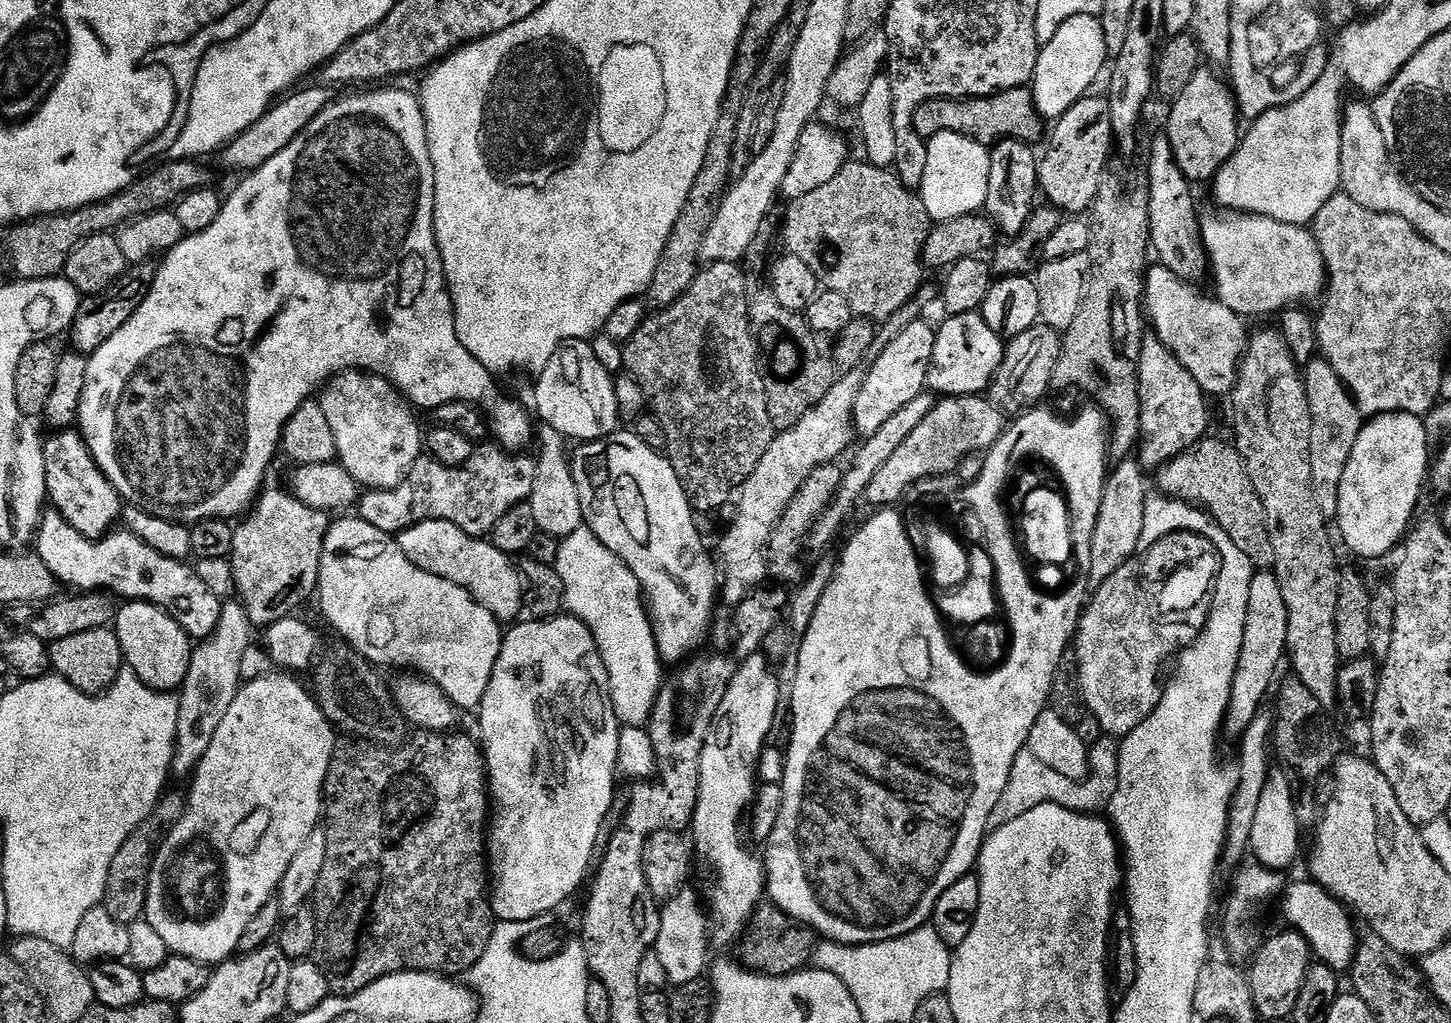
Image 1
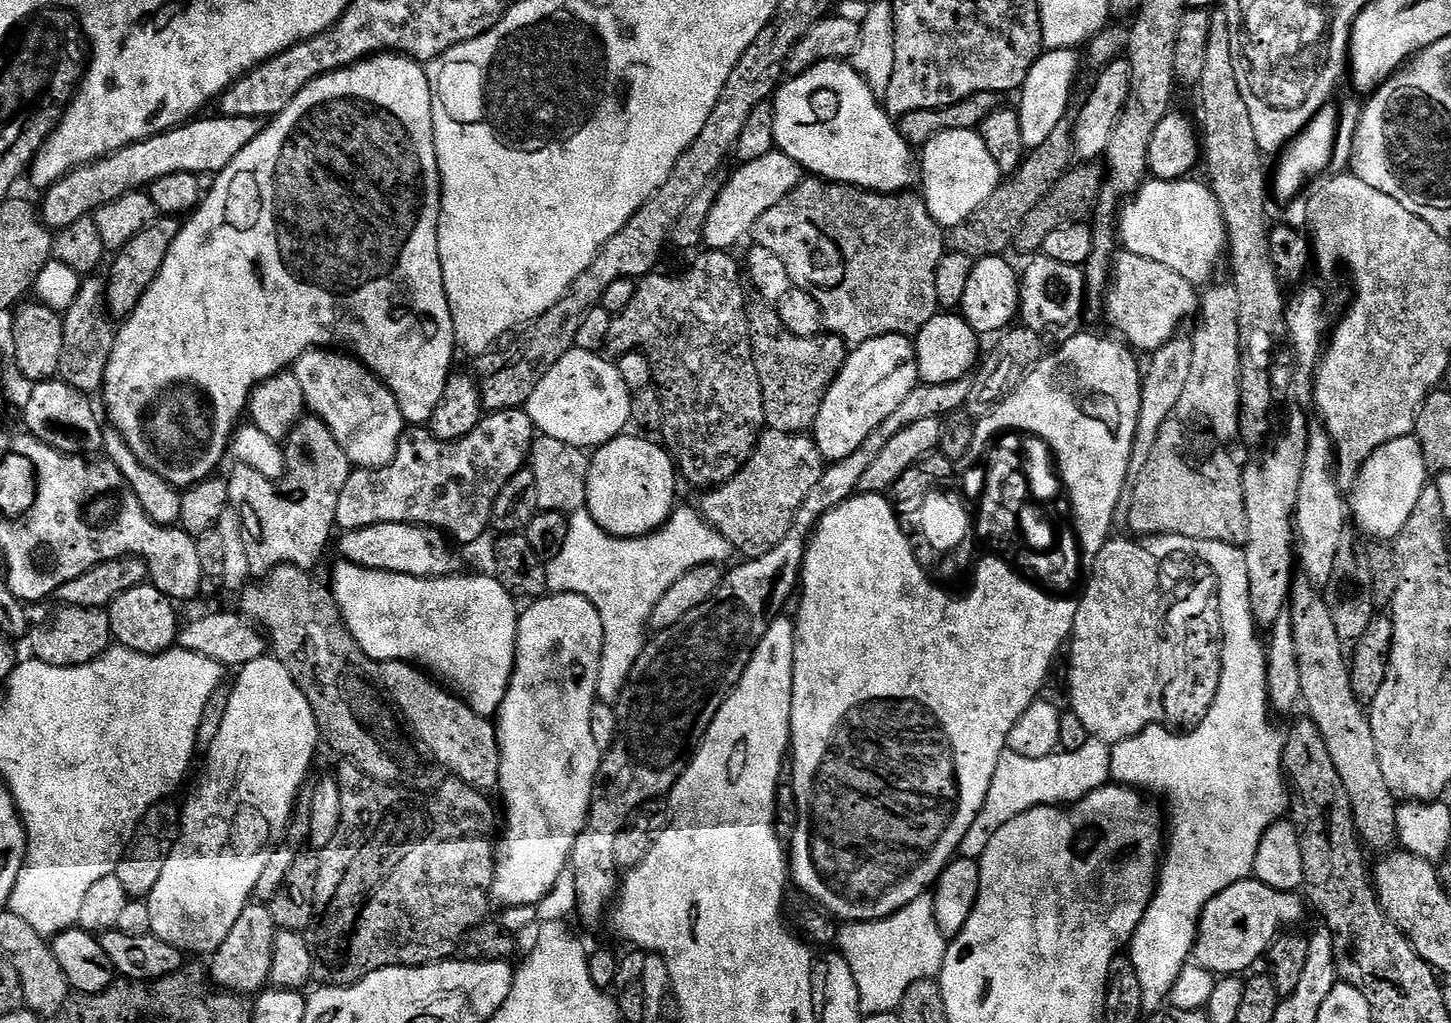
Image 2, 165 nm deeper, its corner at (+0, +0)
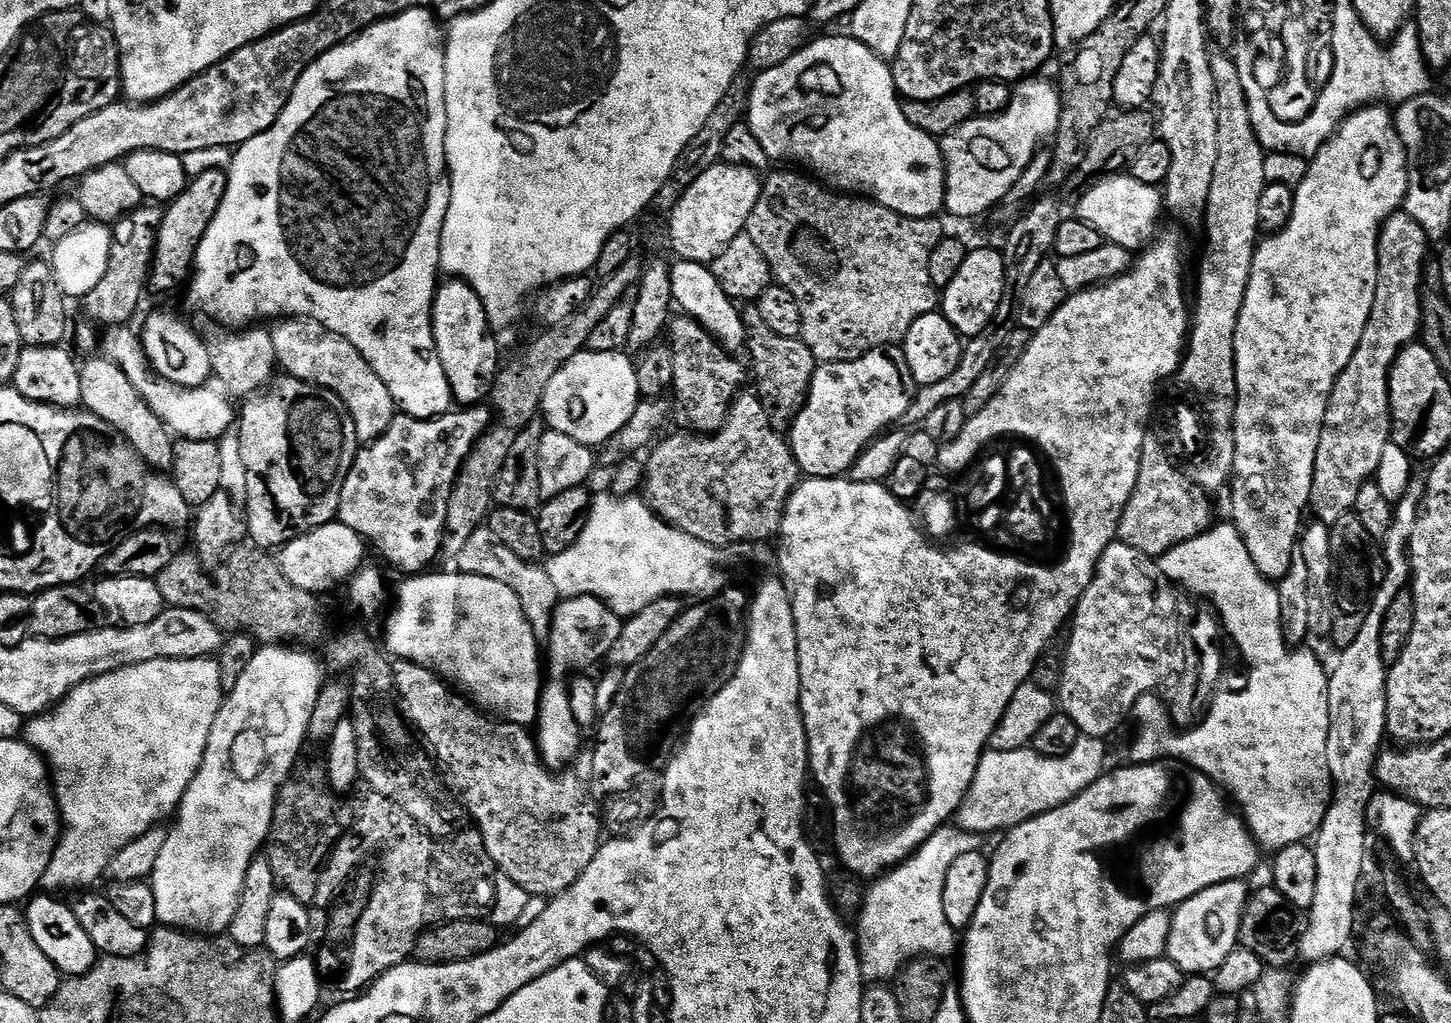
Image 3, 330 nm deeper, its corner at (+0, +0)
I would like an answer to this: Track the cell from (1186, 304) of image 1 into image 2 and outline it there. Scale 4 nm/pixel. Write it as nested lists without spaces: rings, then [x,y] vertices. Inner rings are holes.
[[[1121,251],[1115,257],[1106,297],[1106,313],[1109,322],[1124,331],[1124,338],[1134,345],[1137,353],[1154,353],[1173,340],[1183,329],[1180,327],[1191,316],[1197,315],[1200,305],[1201,297],[1197,289],[1186,282],[1182,274],[1174,274],[1170,266],[1162,266],[1162,262],[1150,262],[1150,258],[1142,258],[1133,252]]]

